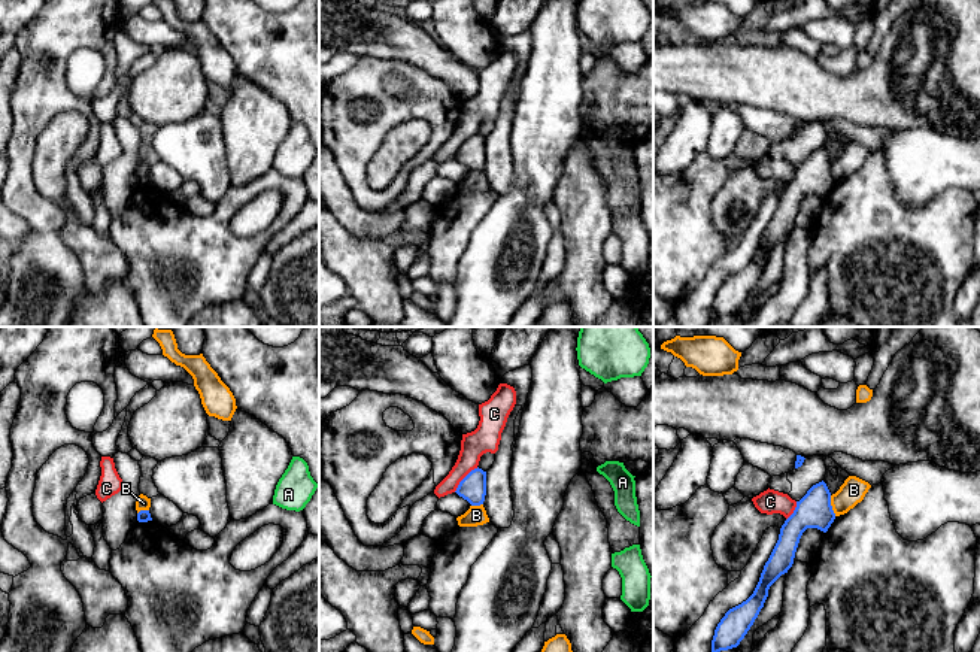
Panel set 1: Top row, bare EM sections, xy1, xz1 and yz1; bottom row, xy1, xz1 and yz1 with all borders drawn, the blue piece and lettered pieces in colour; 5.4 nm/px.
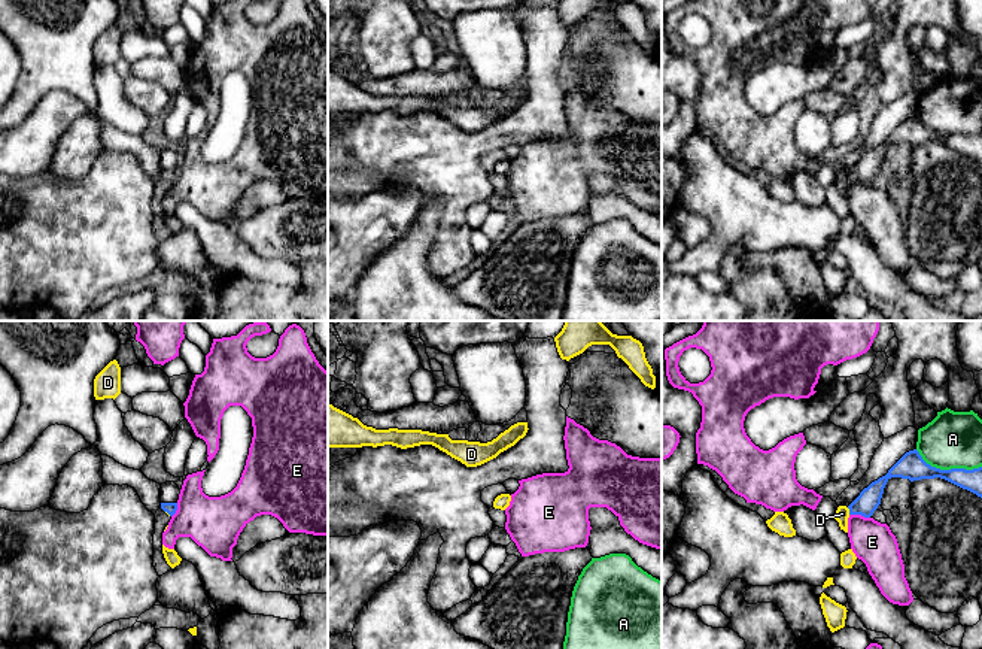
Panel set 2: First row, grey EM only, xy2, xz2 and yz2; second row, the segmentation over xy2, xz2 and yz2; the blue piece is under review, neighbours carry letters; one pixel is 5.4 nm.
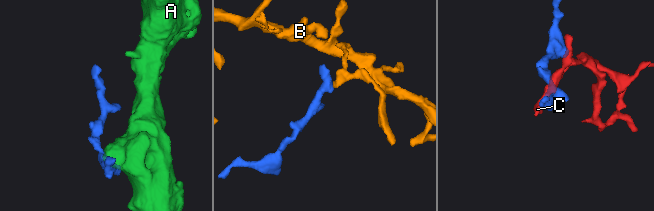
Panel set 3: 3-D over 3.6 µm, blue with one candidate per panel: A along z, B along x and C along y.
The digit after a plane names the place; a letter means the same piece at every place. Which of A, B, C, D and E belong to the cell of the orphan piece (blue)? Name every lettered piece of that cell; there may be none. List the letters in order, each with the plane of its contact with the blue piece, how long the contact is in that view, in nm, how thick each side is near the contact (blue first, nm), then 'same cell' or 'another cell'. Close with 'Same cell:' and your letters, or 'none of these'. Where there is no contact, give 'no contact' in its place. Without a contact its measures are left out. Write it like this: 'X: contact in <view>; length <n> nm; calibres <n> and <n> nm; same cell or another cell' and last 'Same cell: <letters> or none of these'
A: contact in yz2; length 380 nm; calibres 150 and 300 nm; another cell
B: contact in yz1; length 120 nm; calibres 190 and 140 nm; another cell
C: contact in xz1; length 190 nm; calibres 140 and 150 nm; another cell
D: contact in yz2; length 40 nm; calibres 120 and 80 nm; same cell
E: contact in yz2; length 110 nm; calibres 120 and 220 nm; another cell
Same cell: D

